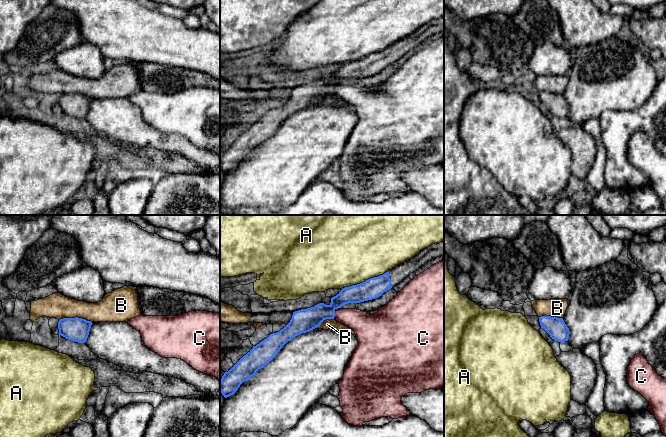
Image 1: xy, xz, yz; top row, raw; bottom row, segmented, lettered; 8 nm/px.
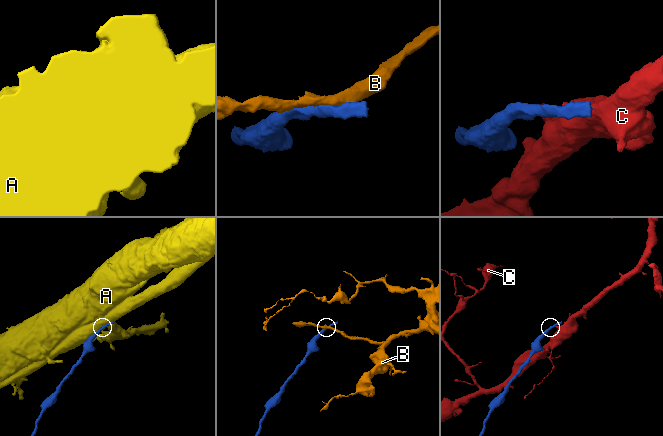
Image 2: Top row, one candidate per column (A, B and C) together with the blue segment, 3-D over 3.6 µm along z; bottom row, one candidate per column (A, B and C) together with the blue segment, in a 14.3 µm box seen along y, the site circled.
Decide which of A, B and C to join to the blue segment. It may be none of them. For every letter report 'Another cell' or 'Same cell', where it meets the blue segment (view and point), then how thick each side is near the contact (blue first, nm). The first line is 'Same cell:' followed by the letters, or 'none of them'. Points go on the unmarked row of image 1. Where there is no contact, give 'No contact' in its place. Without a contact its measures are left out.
Same cell: B
A: Another cell. Touches blue at xz (365, 57). Thickness 160 nm (blue) against 480 nm
B: Same cell. Touches blue at xy (75, 93). Thickness 190 nm (blue) against 200 nm
C: Another cell. Touches blue at xz (334, 91). Thickness 190 nm (blue) against 190 nm

